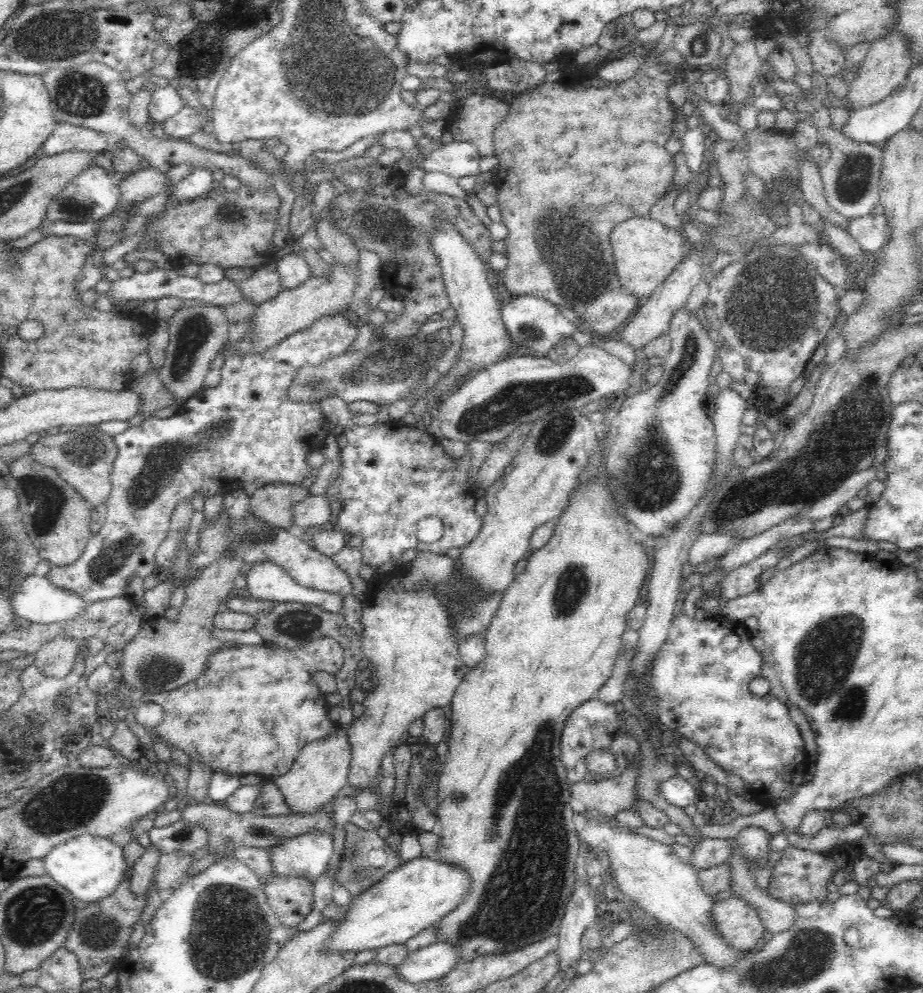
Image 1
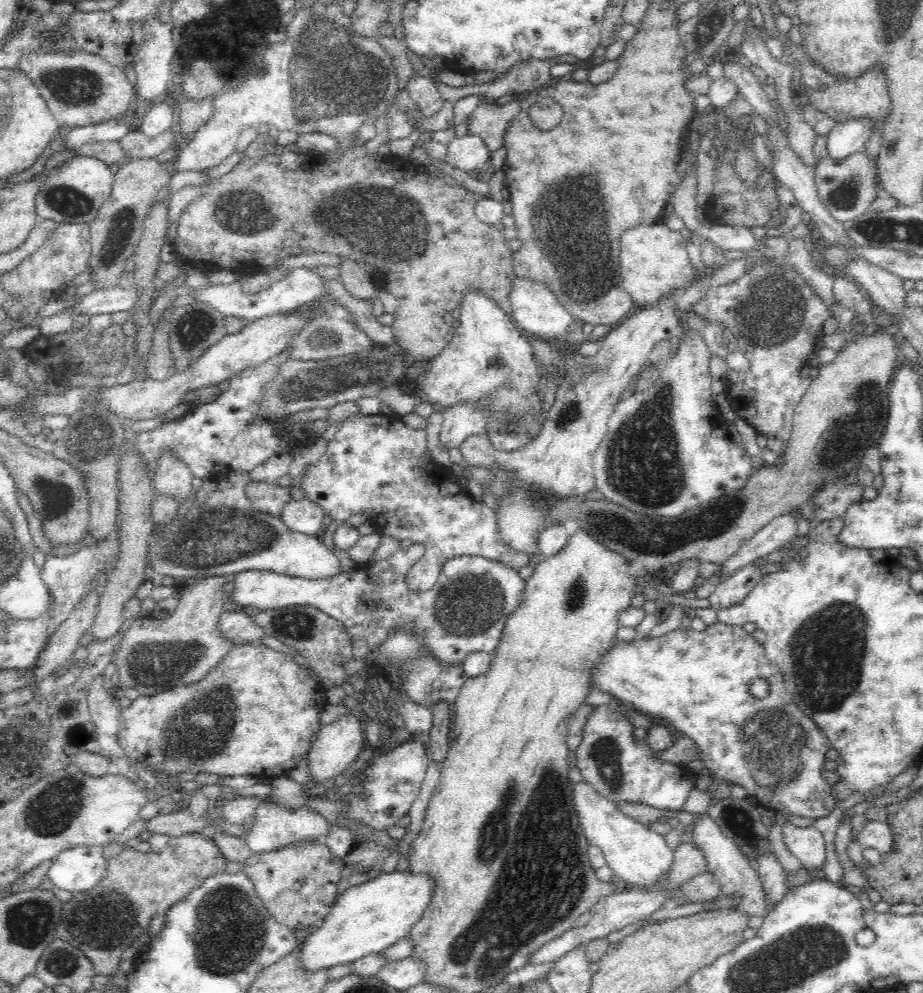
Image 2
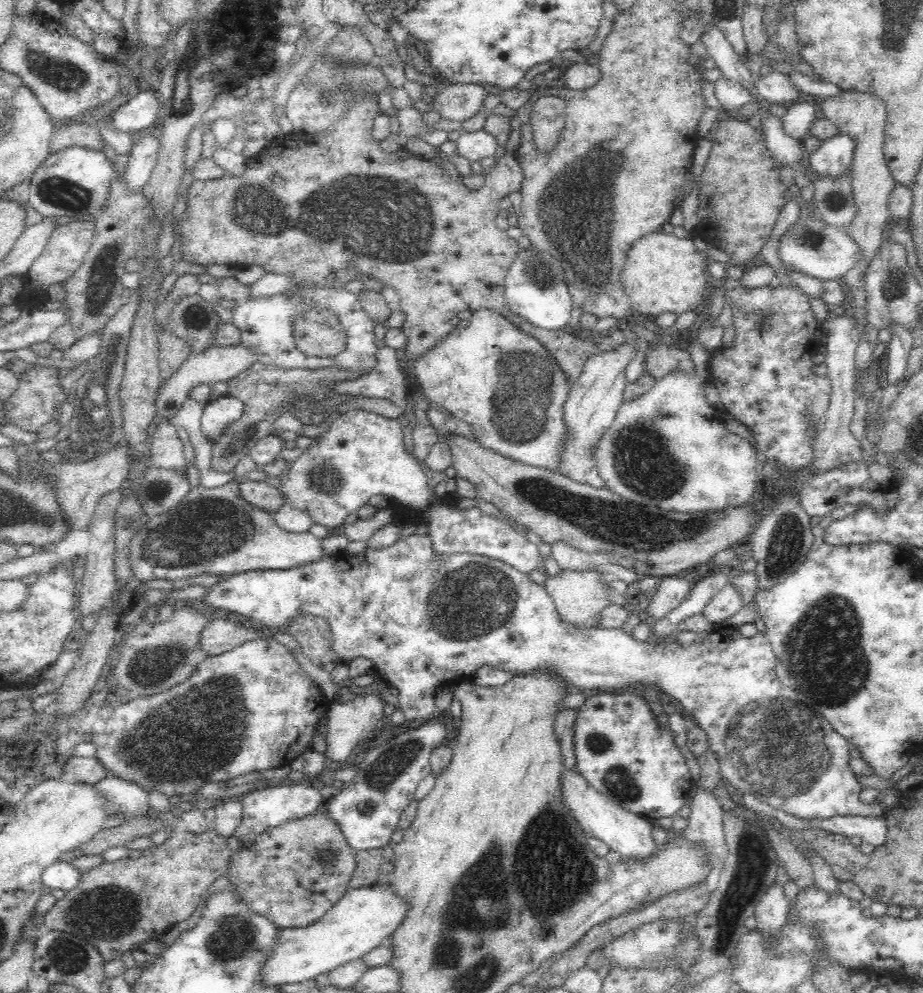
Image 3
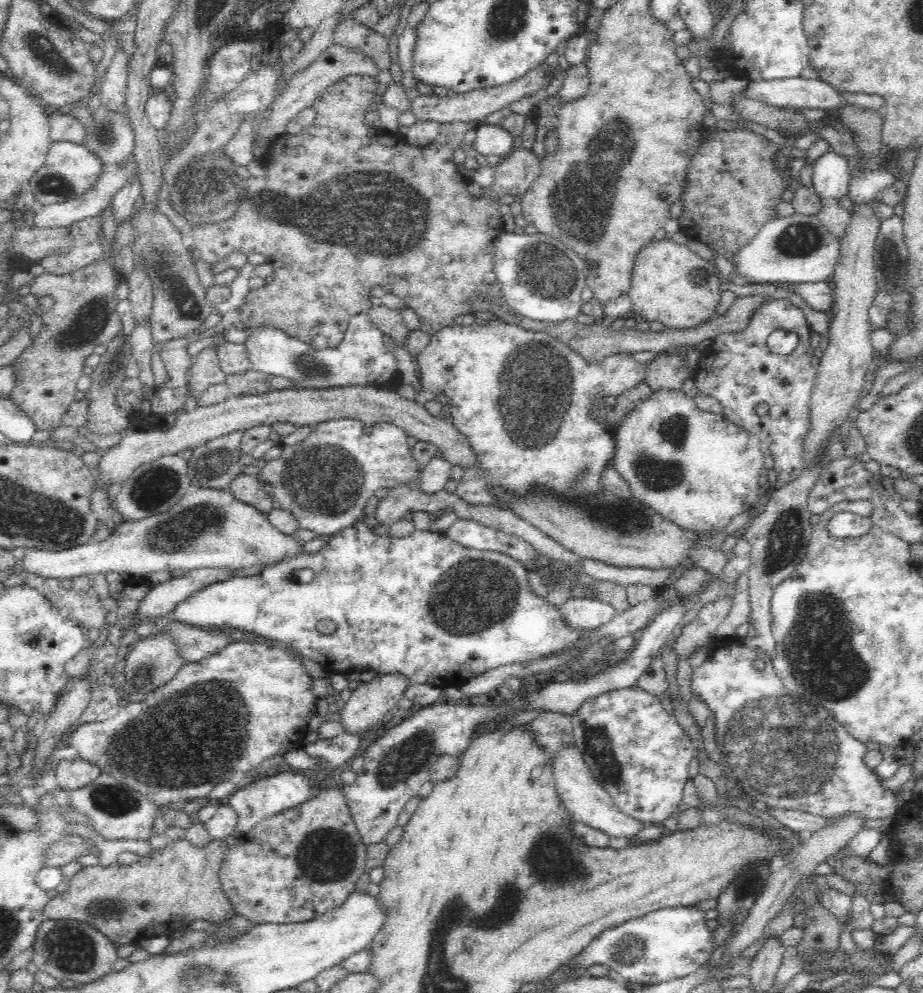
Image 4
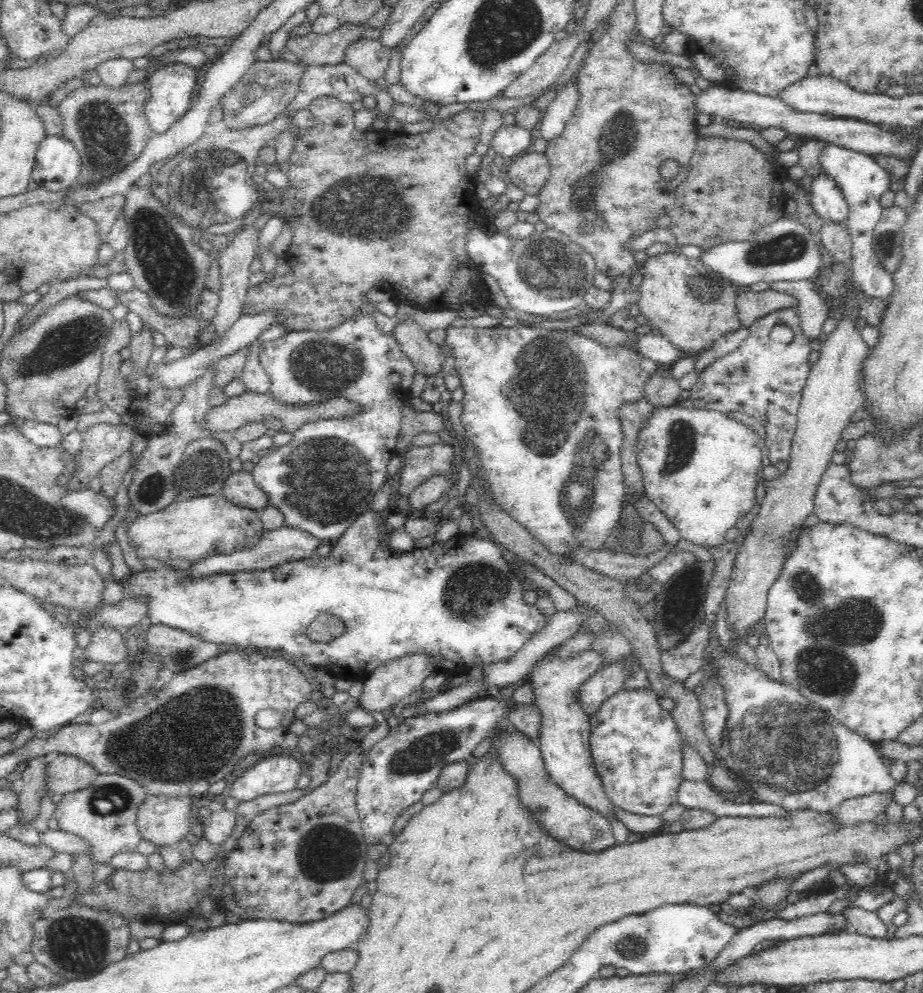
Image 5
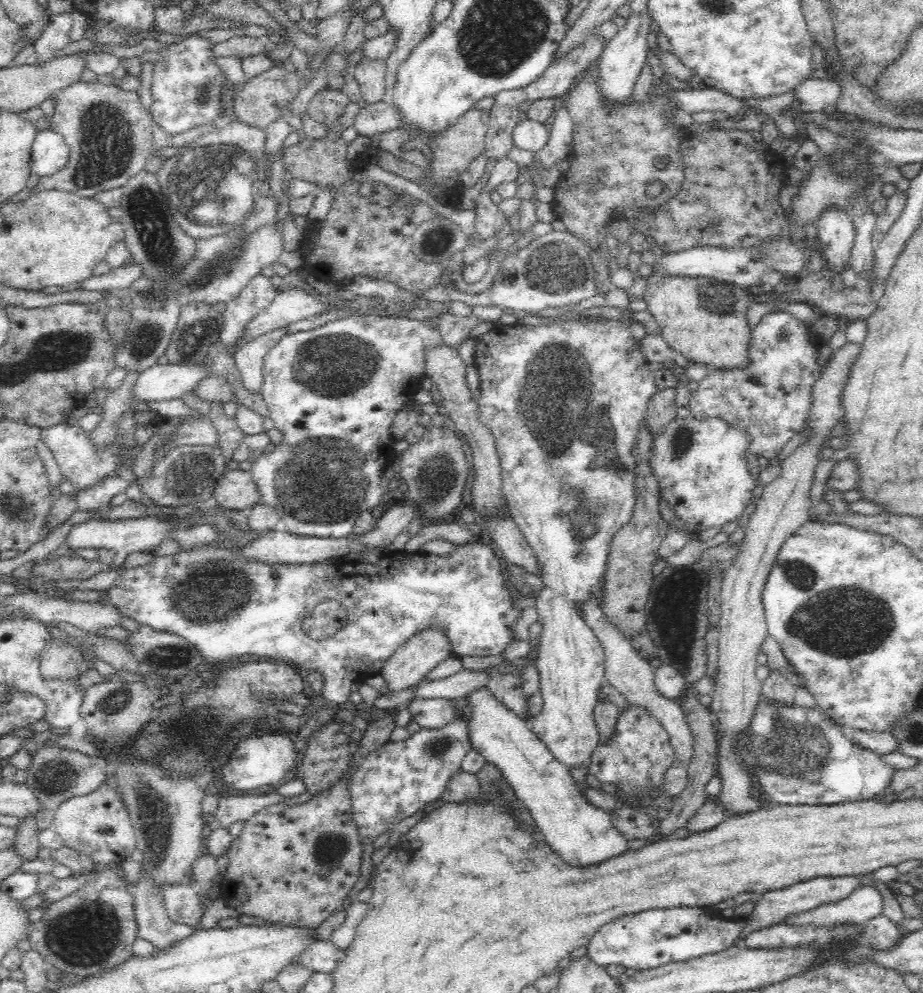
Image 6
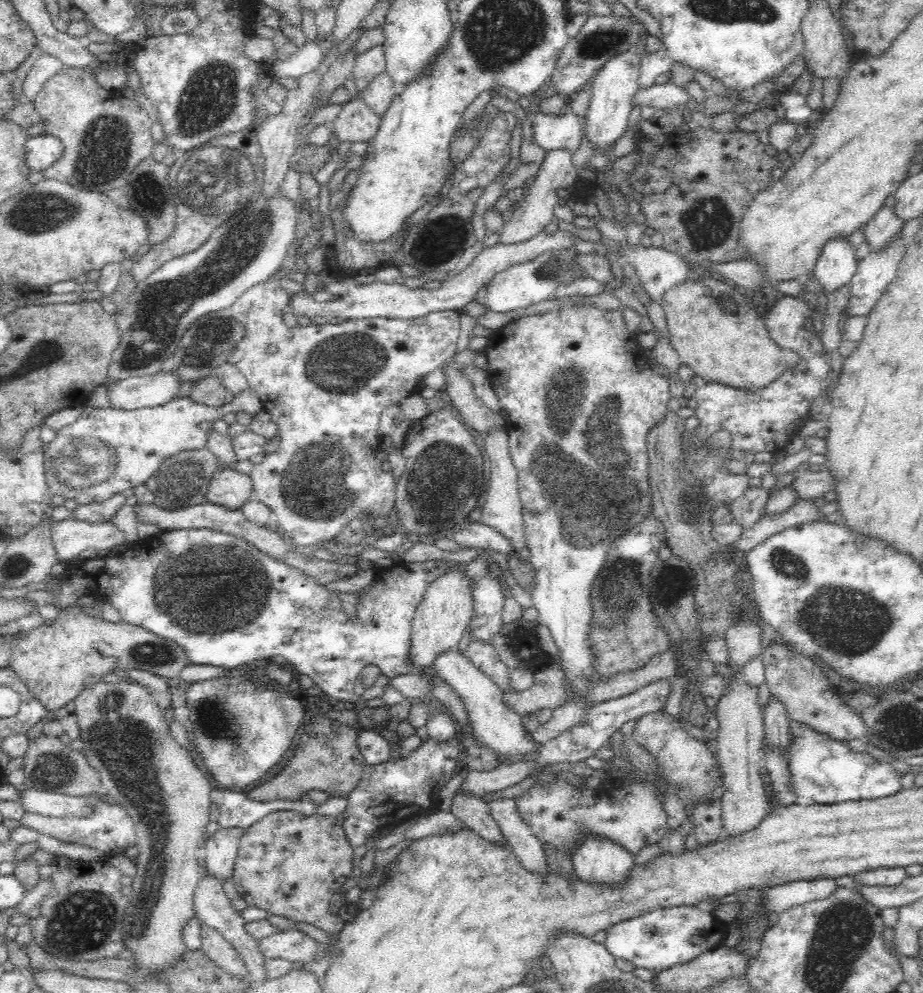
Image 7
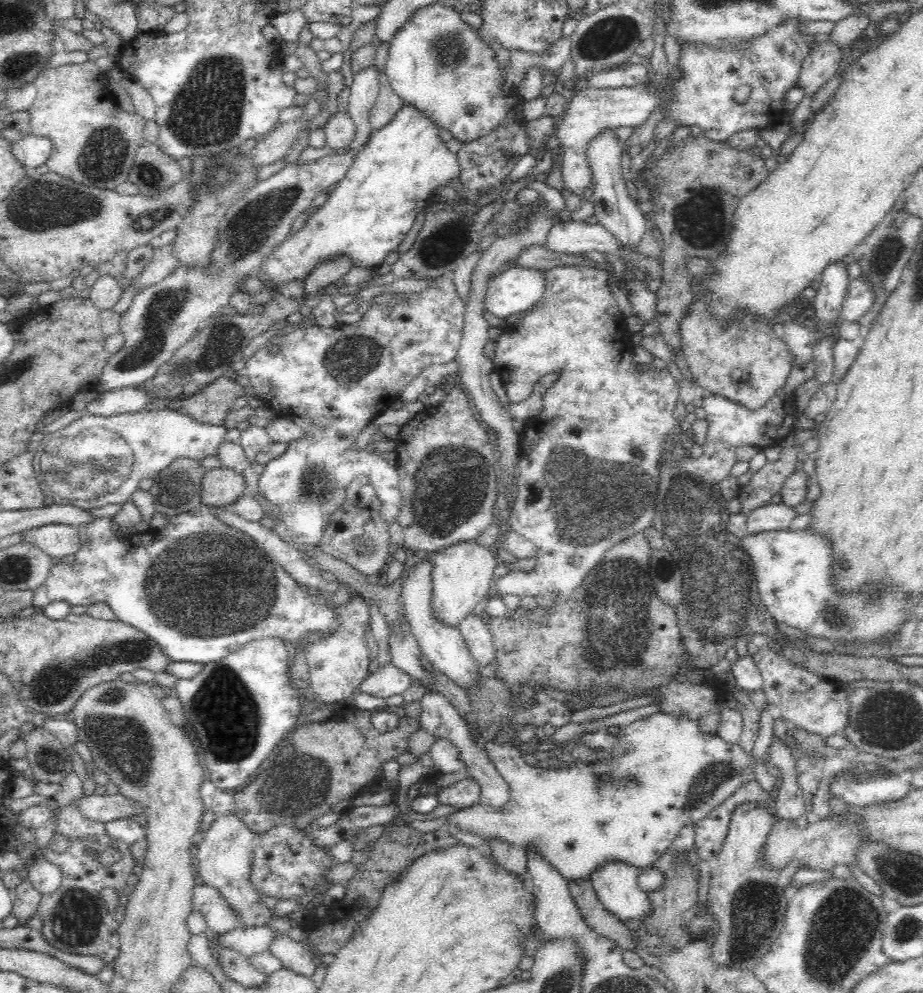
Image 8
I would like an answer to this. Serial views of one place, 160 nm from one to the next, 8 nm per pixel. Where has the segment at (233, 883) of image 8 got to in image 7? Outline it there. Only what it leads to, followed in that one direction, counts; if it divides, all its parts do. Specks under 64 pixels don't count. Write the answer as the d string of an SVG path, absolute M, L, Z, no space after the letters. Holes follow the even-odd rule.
M219 828L205 837L201 854L207 873L217 876L222 882L230 880L242 834L243 828Z

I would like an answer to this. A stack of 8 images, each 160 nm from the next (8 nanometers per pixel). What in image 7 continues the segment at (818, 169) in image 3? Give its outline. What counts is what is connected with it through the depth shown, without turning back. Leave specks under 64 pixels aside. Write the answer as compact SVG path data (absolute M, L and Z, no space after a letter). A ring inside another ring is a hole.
M836 234L824 242L812 274L827 294L851 282L858 261L854 244Z

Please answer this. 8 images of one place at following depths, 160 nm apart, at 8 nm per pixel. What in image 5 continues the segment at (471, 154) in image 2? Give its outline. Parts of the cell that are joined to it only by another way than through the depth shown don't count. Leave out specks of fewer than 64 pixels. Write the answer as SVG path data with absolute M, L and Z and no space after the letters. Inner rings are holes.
M502 126L492 136L488 146L505 159L516 158L532 148L535 131L514 126Z

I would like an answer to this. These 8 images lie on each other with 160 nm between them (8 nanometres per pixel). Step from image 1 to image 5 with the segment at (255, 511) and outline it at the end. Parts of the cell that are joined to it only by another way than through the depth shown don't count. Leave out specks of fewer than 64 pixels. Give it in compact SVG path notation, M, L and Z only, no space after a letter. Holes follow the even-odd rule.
M234 471L229 474L221 495L238 506L257 511L270 505L268 495L256 484L250 471Z

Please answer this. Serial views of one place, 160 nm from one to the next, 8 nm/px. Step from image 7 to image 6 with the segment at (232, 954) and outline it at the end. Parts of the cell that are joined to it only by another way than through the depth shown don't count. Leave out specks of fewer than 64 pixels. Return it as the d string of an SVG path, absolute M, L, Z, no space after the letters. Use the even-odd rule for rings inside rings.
M186 883L166 884L163 887L163 905L172 922L200 929L203 910L195 886Z

